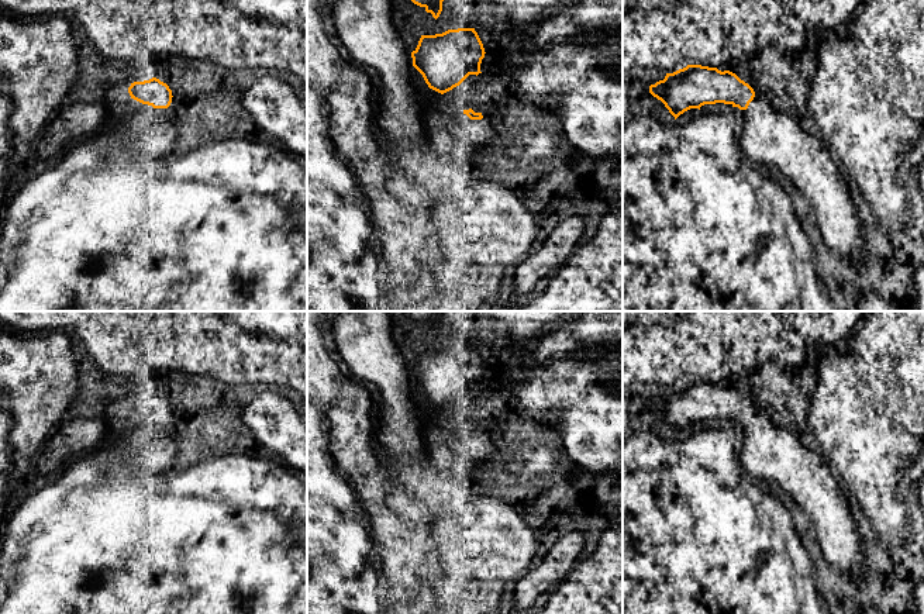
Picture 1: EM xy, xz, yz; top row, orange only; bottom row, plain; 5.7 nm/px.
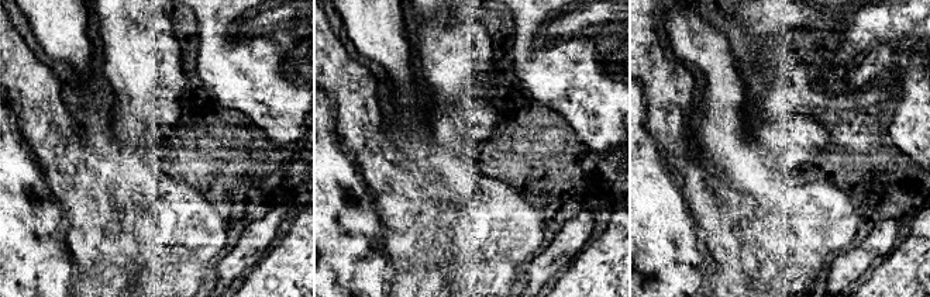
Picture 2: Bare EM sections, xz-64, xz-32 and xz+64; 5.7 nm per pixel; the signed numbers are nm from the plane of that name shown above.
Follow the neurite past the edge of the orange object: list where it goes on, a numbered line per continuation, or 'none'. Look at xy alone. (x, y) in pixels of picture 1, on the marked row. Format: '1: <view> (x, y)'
1: xy (158, 141)

